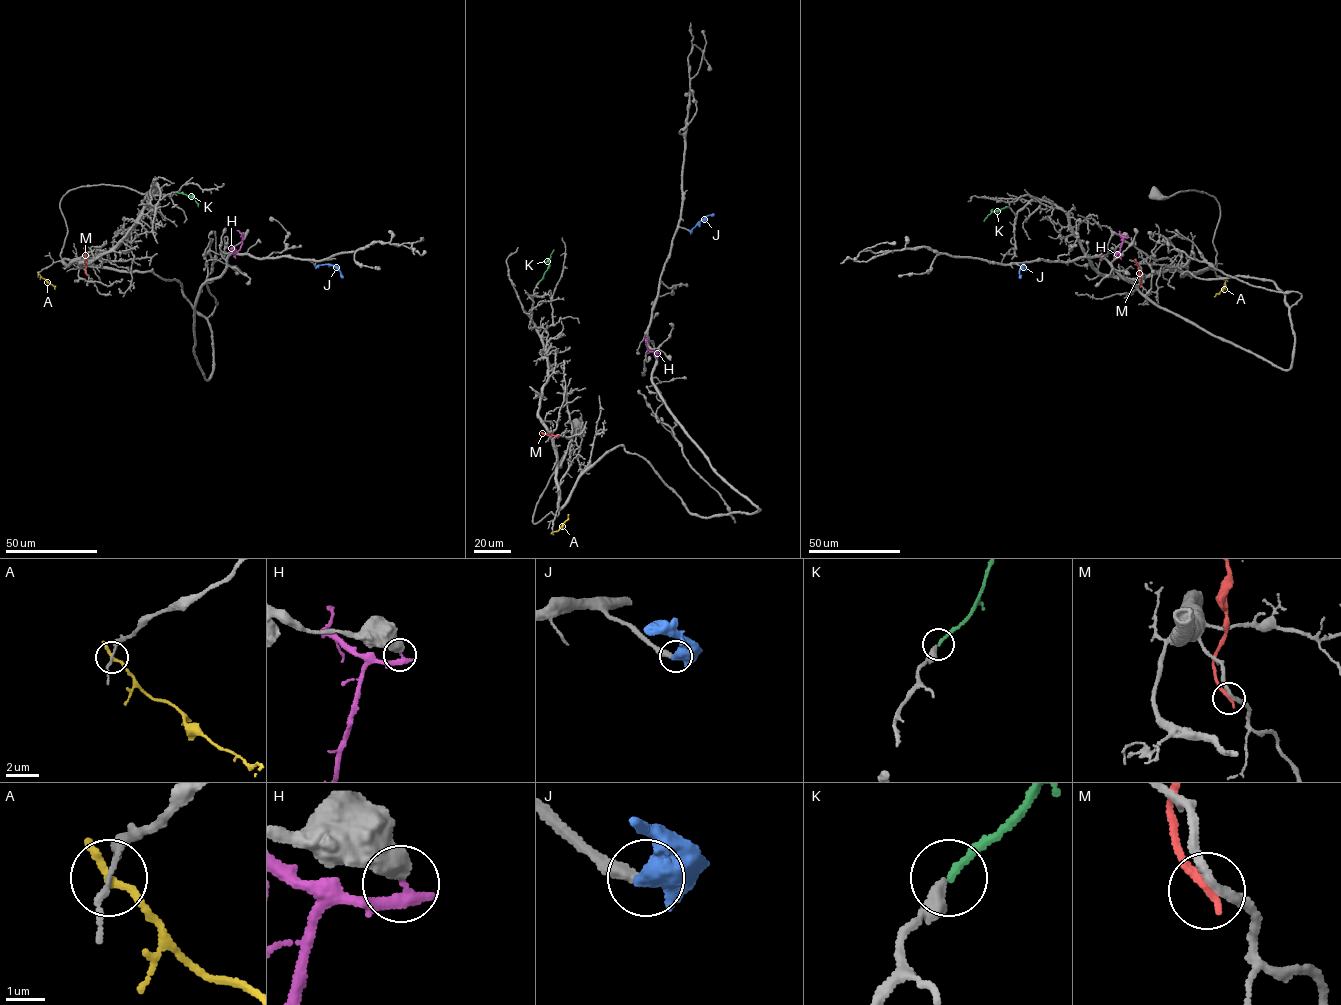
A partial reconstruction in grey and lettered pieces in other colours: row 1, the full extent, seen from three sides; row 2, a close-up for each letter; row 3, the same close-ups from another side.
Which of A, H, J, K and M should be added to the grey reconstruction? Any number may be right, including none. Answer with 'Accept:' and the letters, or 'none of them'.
Accept: J, K

